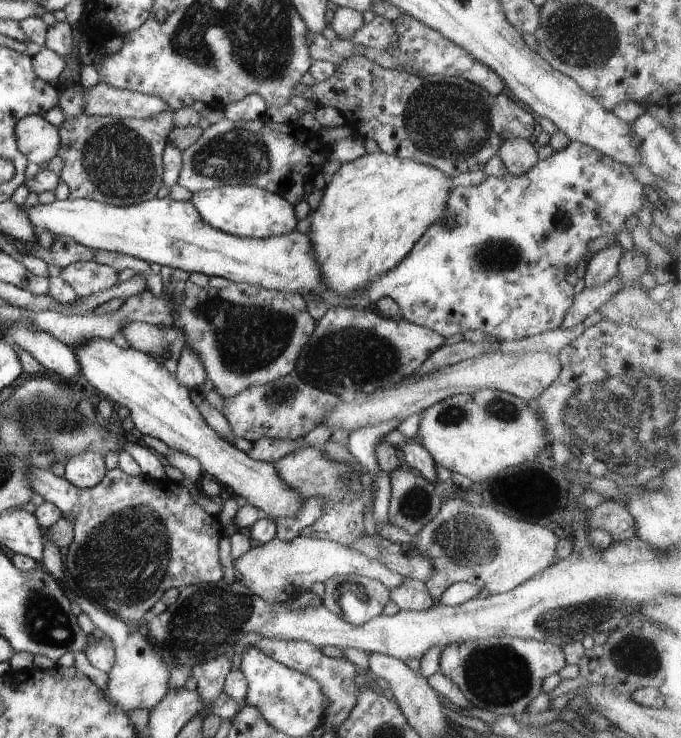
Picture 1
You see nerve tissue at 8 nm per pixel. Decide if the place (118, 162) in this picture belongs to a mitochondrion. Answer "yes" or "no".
yes

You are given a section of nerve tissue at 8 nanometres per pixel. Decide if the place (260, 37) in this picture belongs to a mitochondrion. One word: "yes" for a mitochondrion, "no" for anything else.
yes

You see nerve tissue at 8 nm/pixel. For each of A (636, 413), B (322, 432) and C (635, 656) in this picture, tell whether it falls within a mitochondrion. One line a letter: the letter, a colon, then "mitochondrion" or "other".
A: mitochondrion
B: other
C: mitochondrion

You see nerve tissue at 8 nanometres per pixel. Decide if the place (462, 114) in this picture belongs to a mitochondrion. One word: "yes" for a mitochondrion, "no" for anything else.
yes

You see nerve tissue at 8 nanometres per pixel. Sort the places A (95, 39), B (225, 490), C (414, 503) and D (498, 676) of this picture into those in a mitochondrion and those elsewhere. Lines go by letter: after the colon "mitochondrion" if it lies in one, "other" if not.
A: other
B: other
C: mitochondrion
D: mitochondrion

